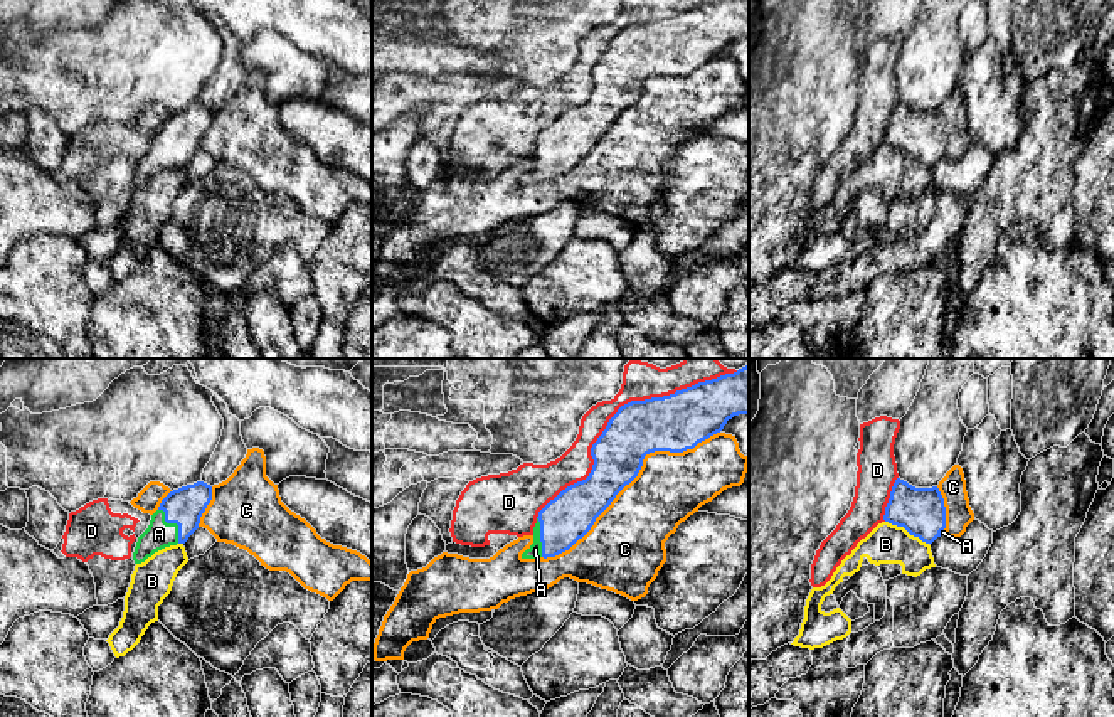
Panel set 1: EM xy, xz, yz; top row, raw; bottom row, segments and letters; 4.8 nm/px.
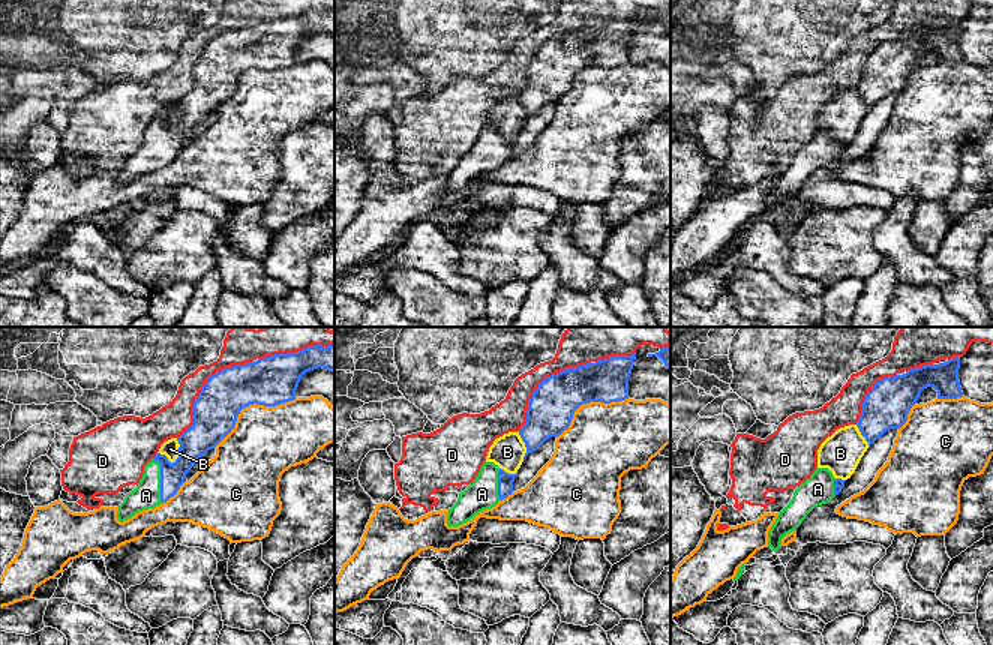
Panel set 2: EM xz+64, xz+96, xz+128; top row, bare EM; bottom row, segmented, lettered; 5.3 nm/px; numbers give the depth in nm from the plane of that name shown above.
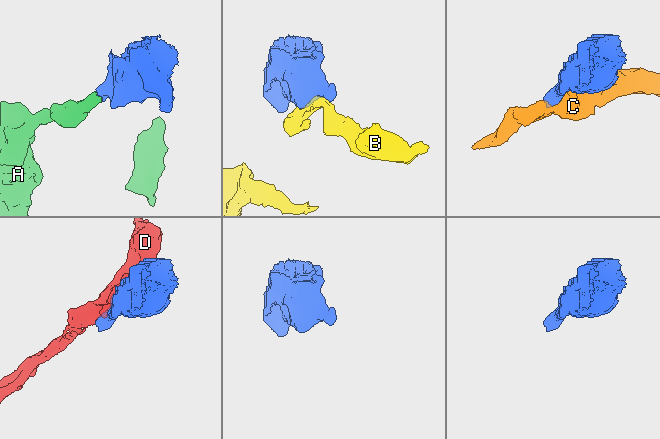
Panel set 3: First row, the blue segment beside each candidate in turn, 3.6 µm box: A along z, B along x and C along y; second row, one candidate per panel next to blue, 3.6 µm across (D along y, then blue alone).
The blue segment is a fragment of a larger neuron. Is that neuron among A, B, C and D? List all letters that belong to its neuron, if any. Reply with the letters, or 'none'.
A

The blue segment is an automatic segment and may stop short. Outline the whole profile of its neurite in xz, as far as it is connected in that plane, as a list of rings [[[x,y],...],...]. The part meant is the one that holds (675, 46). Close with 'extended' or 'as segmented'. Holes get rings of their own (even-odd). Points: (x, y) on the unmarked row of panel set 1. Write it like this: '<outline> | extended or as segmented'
[[[717,0],[670,19],[631,24],[621,29],[591,71],[594,88],[589,99],[562,113],[538,135],[533,150],[533,167],[522,177],[522,182],[547,182],[569,173],[591,153],[596,141],[611,128],[616,118],[638,99],[646,77],[655,74],[683,76],[693,72],[698,66],[720,56],[727,44],[739,37],[749,37],[749,0]]] | extended

